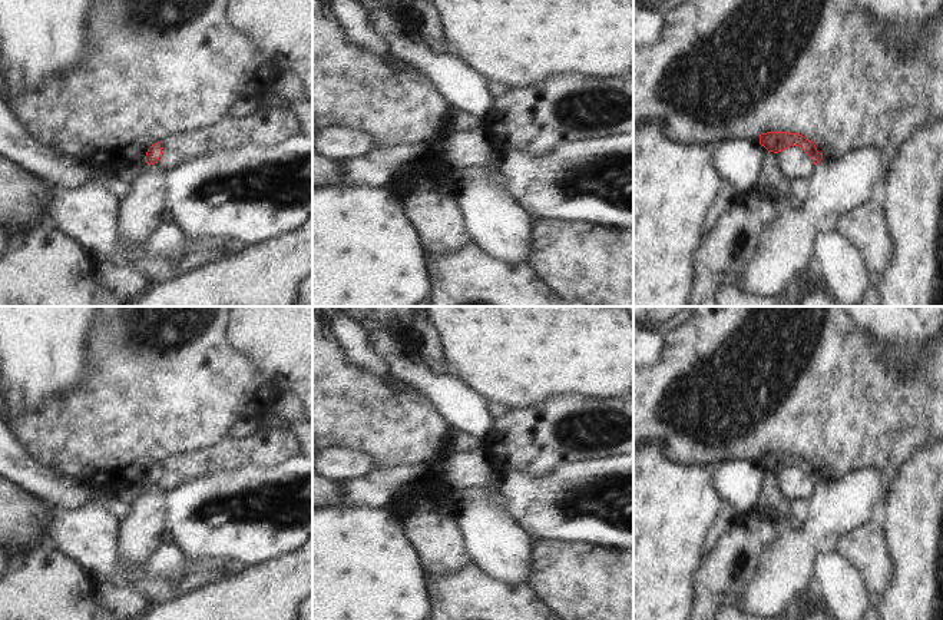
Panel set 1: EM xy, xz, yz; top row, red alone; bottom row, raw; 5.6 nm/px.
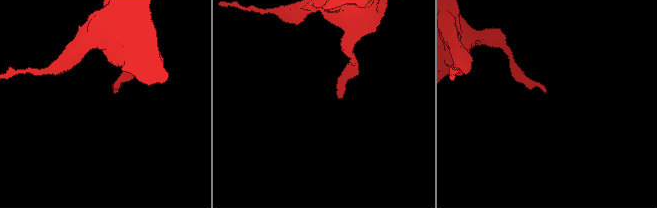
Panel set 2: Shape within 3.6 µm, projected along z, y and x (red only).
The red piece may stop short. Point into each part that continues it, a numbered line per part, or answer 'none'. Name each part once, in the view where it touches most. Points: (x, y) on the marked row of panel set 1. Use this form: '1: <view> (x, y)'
none

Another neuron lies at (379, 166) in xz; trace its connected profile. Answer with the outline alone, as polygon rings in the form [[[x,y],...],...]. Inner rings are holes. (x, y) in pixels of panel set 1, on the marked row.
[[[424,145],[371,149],[364,155],[338,160],[345,186],[387,186],[396,176],[413,170],[418,159],[433,150]]]

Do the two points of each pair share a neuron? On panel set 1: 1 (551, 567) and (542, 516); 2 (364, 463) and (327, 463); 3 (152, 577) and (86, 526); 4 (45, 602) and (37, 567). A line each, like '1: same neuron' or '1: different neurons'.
1: different neurons
2: same neuron
3: same neuron
4: same neuron

